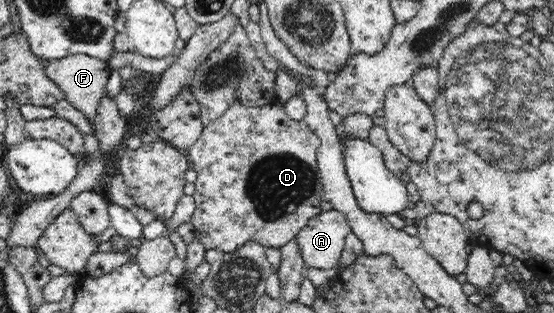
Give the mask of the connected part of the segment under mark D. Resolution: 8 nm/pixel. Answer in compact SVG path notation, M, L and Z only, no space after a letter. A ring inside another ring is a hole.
M235 102L229 108L226 108L221 116L211 120L205 126L198 142L195 142L193 146L184 151L189 159L191 168L197 172L196 181L194 182L195 190L192 194L196 209L189 218L193 223L196 239L206 249L215 248L221 252L228 253L235 252L245 242L249 241L257 241L266 248L270 246L280 248L280 246L295 238L301 228L307 226L307 222L321 212L319 204L321 204L323 196L323 185L321 184L321 175L317 166L317 149L321 147L321 144L321 140L306 126L304 120L299 122L291 120L287 113L285 114L285 109L283 110L283 108L275 108L275 106L248 107L241 102Z

